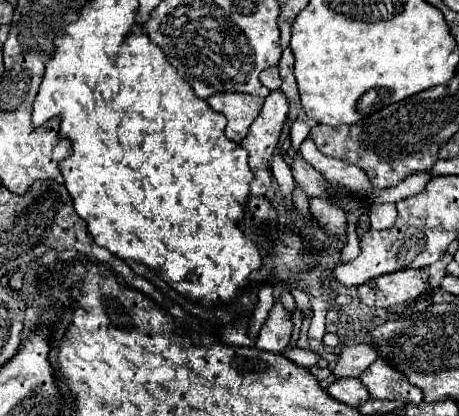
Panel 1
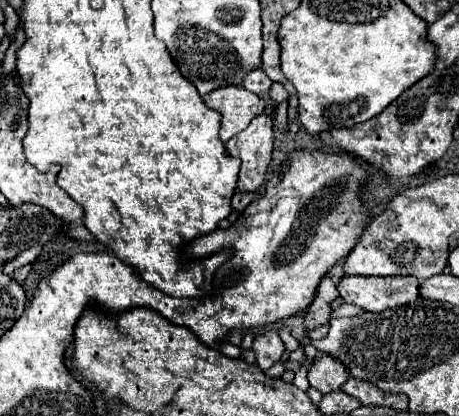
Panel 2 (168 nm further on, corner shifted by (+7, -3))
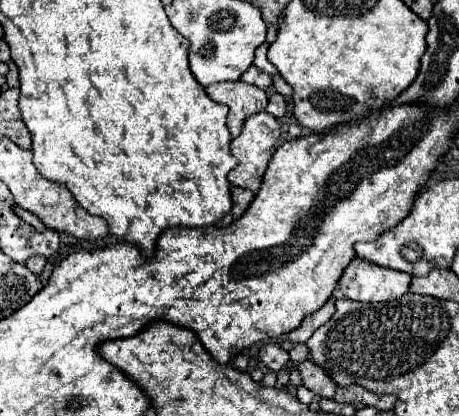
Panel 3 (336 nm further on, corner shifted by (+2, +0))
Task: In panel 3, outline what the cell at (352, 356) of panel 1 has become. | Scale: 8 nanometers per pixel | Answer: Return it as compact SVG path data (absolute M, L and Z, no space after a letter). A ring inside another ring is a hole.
M304 360L304 362L298 364L298 372L302 376L302 384L310 392L314 392L316 396L322 396L322 398L332 398L334 396L334 392L336 392L334 382L330 382L330 378L326 378L324 370L320 370L318 366Z

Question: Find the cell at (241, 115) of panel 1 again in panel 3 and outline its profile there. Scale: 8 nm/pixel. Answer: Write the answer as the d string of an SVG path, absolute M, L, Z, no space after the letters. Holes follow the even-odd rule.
M242 80L238 82L224 82L224 84L210 84L206 88L206 94L220 104L226 104L230 108L228 112L228 130L230 136L236 138L242 130L242 124L256 112L262 112L268 104L268 96L258 86L246 84Z

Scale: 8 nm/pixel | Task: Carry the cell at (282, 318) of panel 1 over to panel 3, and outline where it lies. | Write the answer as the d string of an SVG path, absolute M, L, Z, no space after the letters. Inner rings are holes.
M266 344L260 348L260 362L270 368L272 372L280 372L284 368L284 364L288 362L288 352L282 350L278 344Z

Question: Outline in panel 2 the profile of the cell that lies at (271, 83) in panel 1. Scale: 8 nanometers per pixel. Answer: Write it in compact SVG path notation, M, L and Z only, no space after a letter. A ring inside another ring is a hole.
M257 69L257 71L251 71L251 73L245 77L243 87L245 87L247 91L251 91L251 93L265 95L265 93L269 91L271 83L273 83L273 81L271 81L271 79L261 71L261 69Z

